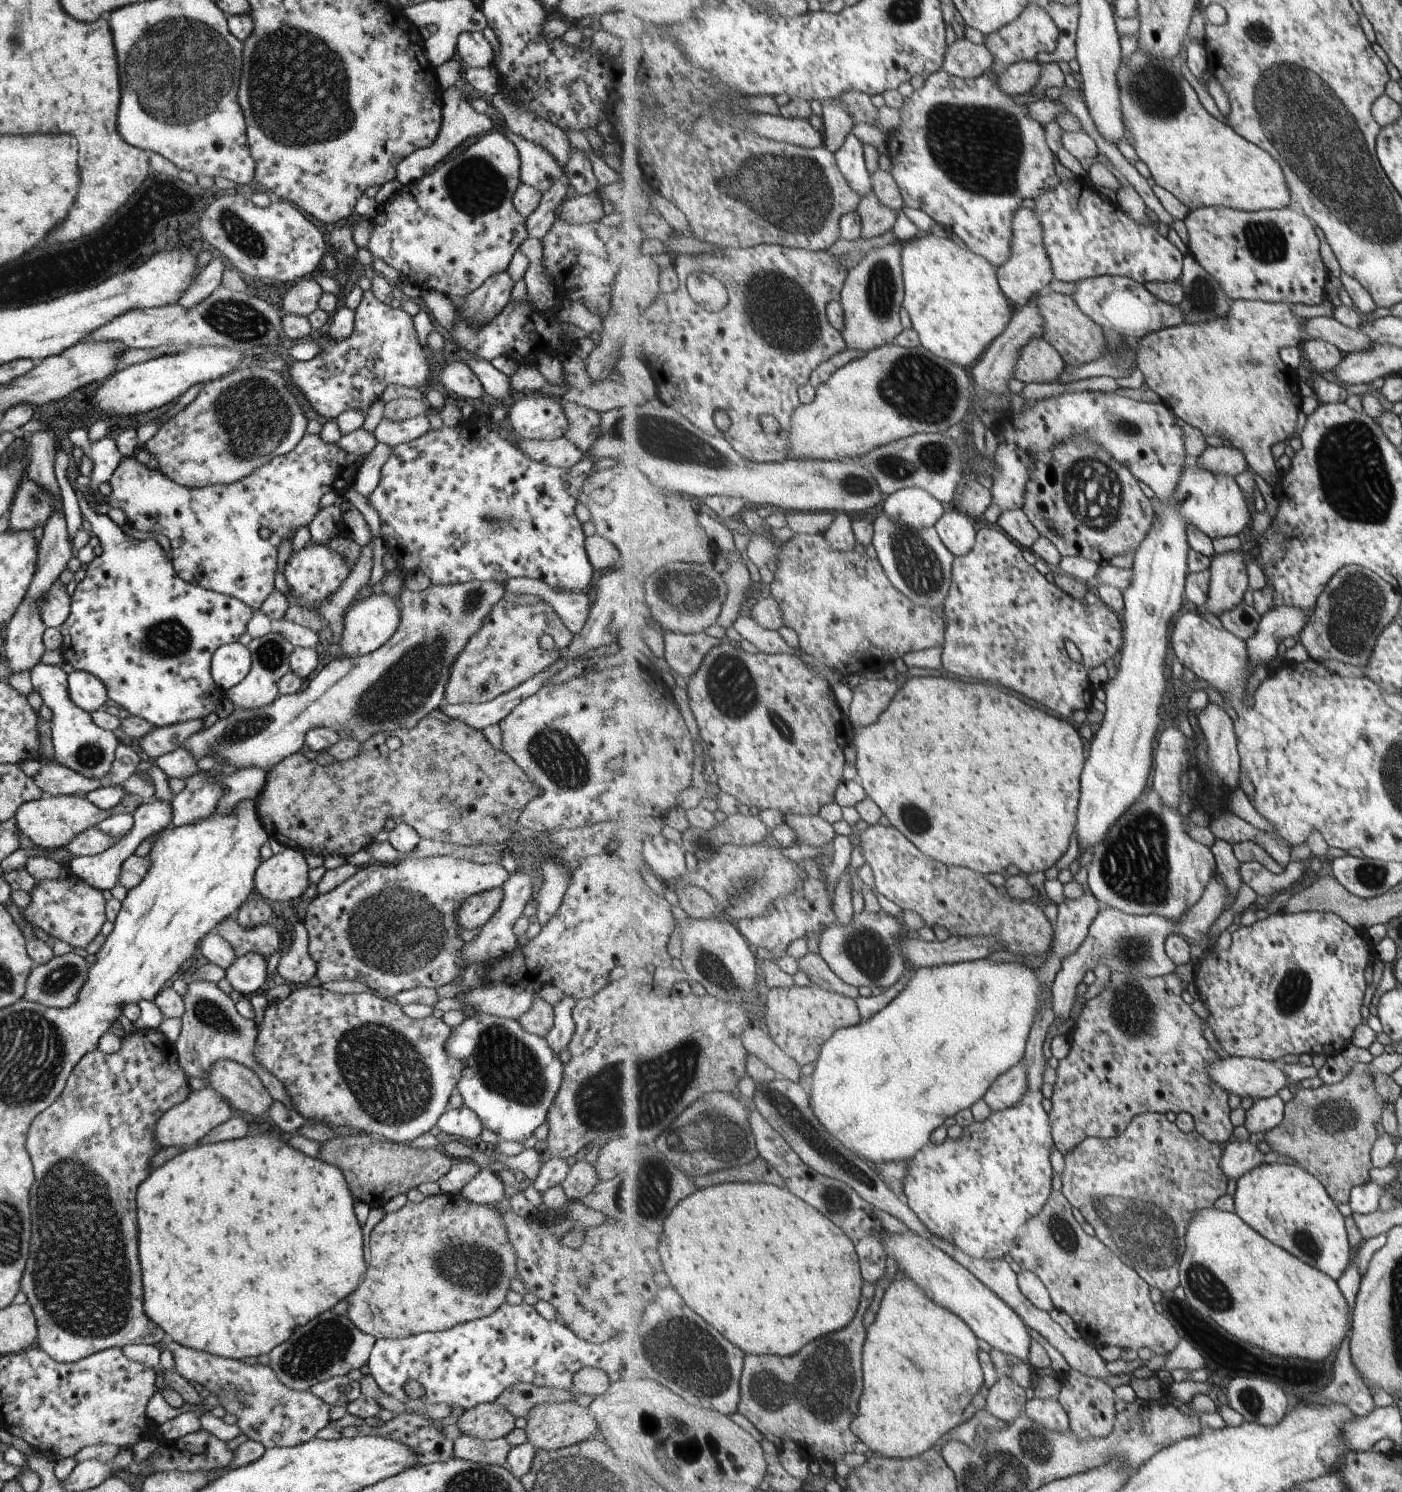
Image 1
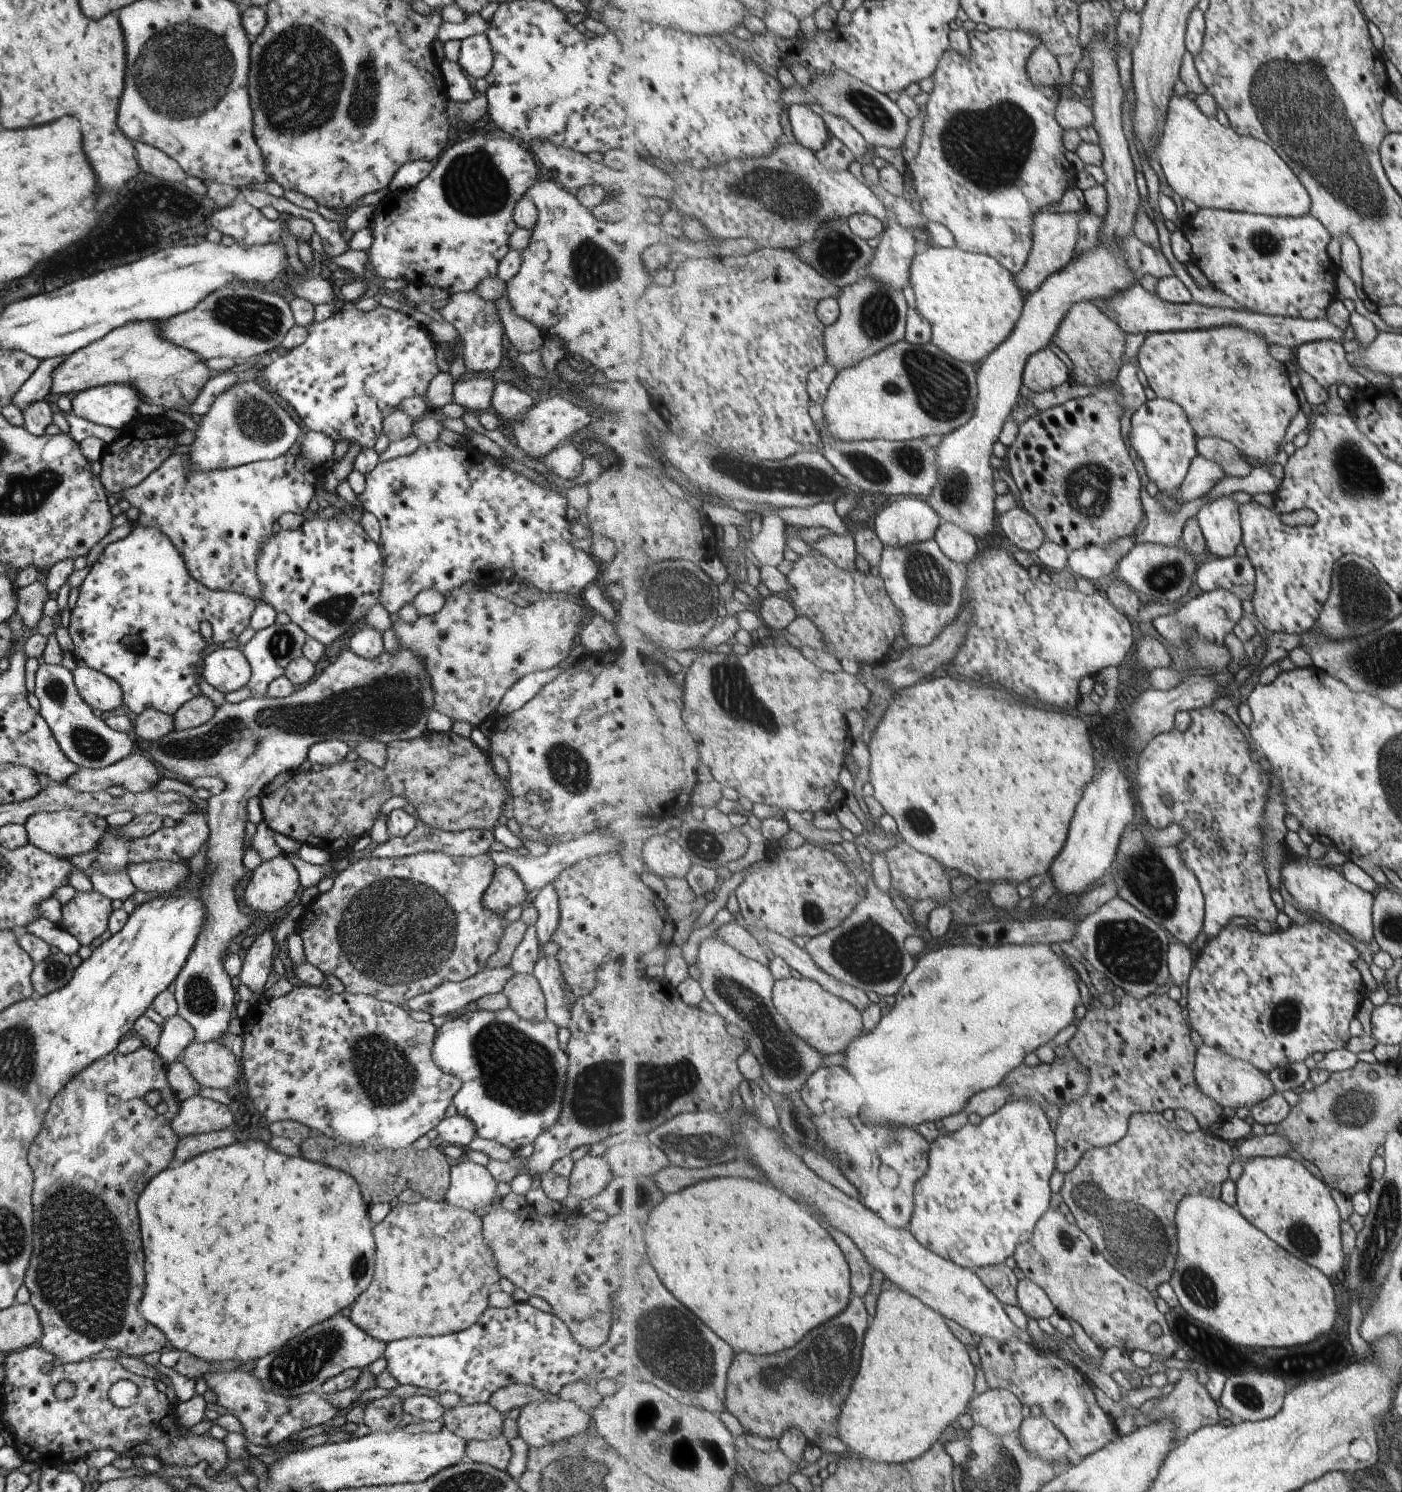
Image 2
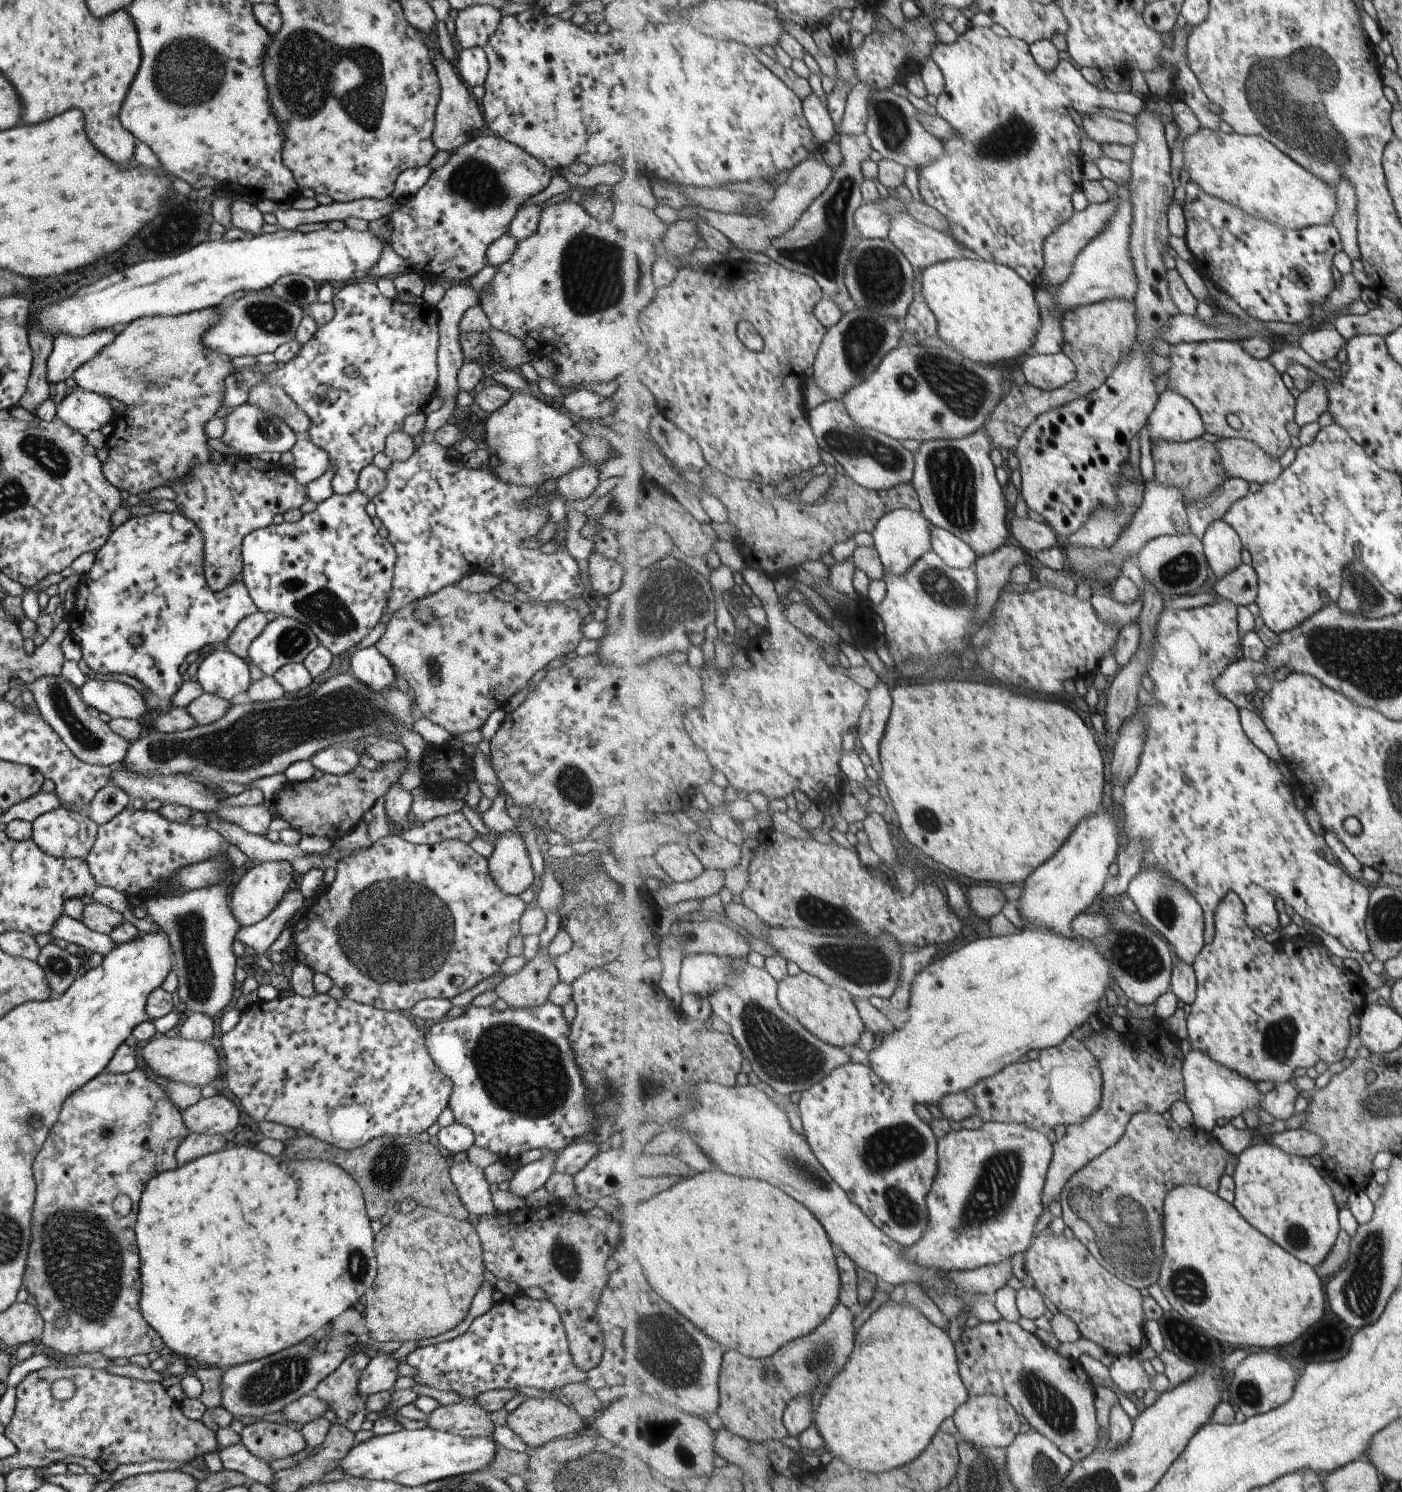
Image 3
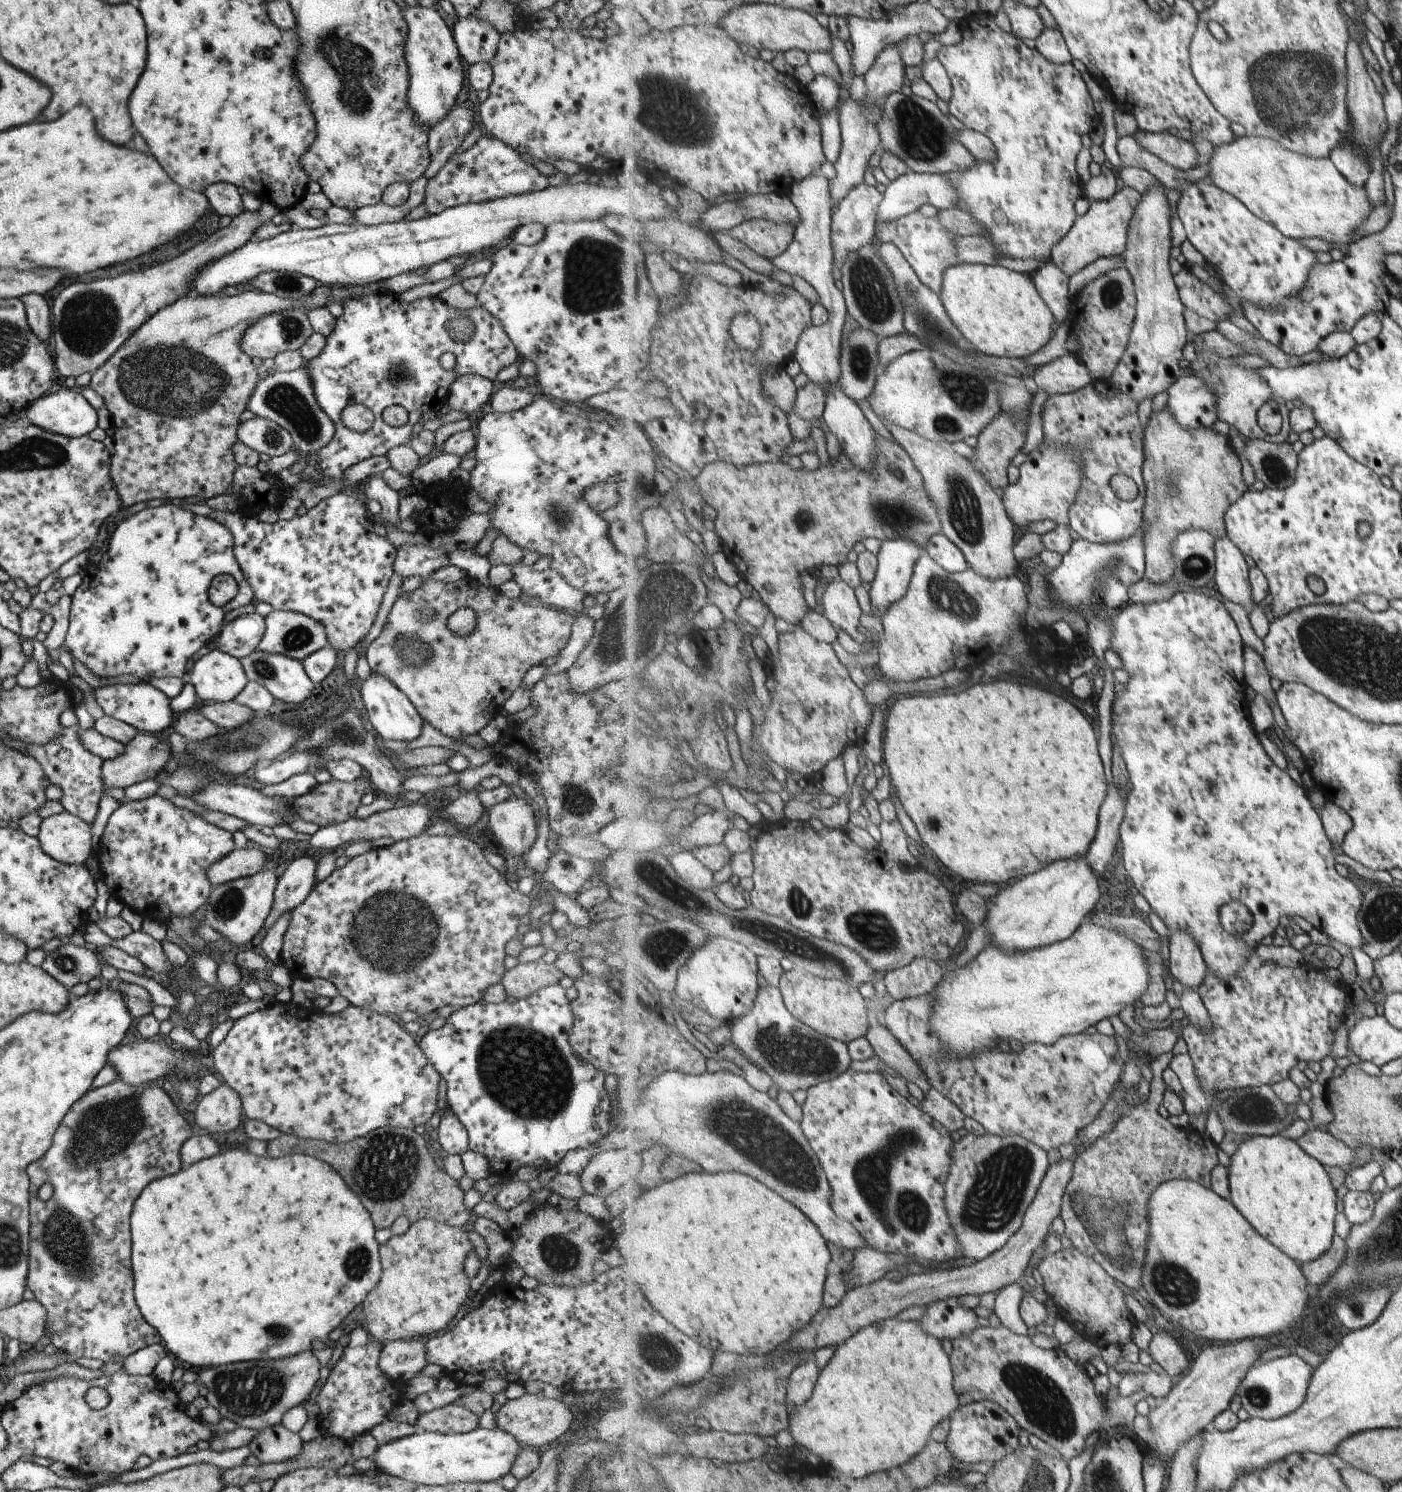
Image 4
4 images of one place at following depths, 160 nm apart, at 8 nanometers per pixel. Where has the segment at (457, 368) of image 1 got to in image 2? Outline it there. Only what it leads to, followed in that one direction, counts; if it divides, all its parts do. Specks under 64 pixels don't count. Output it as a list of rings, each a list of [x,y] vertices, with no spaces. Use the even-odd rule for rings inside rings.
[[[492,375],[462,376],[460,381],[452,384],[452,403],[462,411],[487,410],[495,385],[496,379]]]

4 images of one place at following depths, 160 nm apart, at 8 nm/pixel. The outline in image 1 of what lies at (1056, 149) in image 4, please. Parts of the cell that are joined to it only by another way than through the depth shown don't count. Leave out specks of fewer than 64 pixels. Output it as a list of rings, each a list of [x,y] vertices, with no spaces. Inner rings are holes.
[[[1036,4],[1029,5],[1017,20],[1010,22],[1000,31],[985,36],[985,46],[992,51],[996,60],[992,64],[992,68],[989,72],[974,79],[964,79],[963,77],[956,77],[955,75],[949,74],[945,69],[941,69],[928,76],[923,88],[916,90],[910,98],[906,100],[903,108],[899,111],[901,120],[900,126],[889,135],[889,159],[893,164],[891,172],[899,183],[905,206],[921,209],[935,220],[935,222],[942,226],[947,226],[947,228],[951,228],[952,232],[964,242],[965,246],[969,247],[975,254],[980,254],[988,258],[989,262],[992,262],[992,264],[997,267],[1005,264],[1012,255],[1012,240],[1014,239],[1013,219],[1015,213],[1022,206],[1029,205],[1031,200],[1037,199],[1046,191],[1054,191],[1061,183],[1059,174],[1057,174],[1057,164],[1055,164],[1057,157],[1047,142],[1045,125],[1029,116],[1027,104],[1019,104],[1019,102],[1015,100],[1015,96],[1000,87],[998,77],[1002,73],[1006,73],[1008,68],[1015,63],[1037,61],[1038,54],[1041,52],[1052,53],[1056,48],[1059,37],[1060,30],[1057,28],[1056,22],[1051,18],[1051,15]]]

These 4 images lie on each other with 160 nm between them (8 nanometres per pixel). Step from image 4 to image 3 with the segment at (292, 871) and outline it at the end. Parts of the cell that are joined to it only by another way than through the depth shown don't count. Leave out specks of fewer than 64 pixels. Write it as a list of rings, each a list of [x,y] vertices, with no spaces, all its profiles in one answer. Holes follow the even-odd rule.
[[[299,889],[287,890],[265,918],[252,926],[241,927],[234,935],[234,942],[237,940],[253,951],[266,952],[303,902],[304,898]]]

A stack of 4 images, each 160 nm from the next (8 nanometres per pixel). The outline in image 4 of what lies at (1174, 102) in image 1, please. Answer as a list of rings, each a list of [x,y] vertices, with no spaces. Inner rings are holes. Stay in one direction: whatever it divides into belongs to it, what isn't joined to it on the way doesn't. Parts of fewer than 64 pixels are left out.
[[[1250,135],[1237,138],[1235,142],[1215,147],[1209,162],[1214,184],[1233,196],[1240,198],[1259,218],[1273,223],[1286,237],[1303,240],[1303,238],[1319,238],[1339,246],[1345,252],[1348,246],[1363,237],[1357,236],[1361,224],[1369,218],[1373,205],[1365,187],[1355,186],[1337,168],[1330,158],[1319,158],[1289,150],[1284,143],[1268,136]]]

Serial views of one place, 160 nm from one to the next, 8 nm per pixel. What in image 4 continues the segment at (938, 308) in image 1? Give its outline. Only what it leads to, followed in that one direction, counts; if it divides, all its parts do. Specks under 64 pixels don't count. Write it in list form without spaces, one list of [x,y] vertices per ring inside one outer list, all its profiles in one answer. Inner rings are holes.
[[[961,263],[949,267],[944,272],[944,285],[941,296],[952,321],[959,330],[988,356],[1009,357],[1010,359],[1028,359],[1031,355],[1046,347],[1054,337],[1055,315],[1041,296],[1032,273],[1009,270],[1000,265],[982,265],[979,263]]]

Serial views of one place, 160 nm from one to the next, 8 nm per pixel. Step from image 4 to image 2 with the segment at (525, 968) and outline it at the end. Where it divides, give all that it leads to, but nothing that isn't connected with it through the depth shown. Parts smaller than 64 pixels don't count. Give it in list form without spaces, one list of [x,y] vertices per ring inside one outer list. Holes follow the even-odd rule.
[[[514,973],[501,990],[507,999],[508,1007],[516,1012],[522,1019],[533,1019],[540,1021],[546,1018],[544,1007],[544,996],[537,979],[533,974]]]

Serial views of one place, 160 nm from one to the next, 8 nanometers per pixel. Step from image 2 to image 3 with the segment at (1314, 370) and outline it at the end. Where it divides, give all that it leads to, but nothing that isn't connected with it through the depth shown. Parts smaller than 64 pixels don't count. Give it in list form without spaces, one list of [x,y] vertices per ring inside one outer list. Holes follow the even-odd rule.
[[[1326,324],[1300,337],[1302,348],[1311,359],[1325,366],[1335,365],[1335,358],[1348,341],[1333,324]],[[1318,376],[1313,386],[1299,397],[1297,416],[1294,421],[1295,424],[1301,428],[1305,426],[1305,424],[1317,422],[1319,416],[1321,416],[1323,412],[1327,412],[1329,404],[1327,382],[1321,376]]]

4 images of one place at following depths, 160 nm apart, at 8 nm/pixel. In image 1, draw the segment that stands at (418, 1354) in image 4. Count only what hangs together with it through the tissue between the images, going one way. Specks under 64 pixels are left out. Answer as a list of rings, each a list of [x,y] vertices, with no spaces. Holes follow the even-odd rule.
[[[165,1340],[166,1349],[170,1350],[174,1362],[174,1371],[189,1382],[197,1382],[202,1388],[209,1390],[217,1396],[219,1404],[225,1412],[233,1414],[236,1425],[242,1434],[249,1440],[262,1444],[263,1448],[294,1447],[313,1438],[314,1434],[321,1430],[330,1421],[330,1406],[307,1391],[294,1391],[281,1384],[269,1366],[245,1365],[235,1359],[223,1359],[201,1351],[196,1351],[173,1341]]]

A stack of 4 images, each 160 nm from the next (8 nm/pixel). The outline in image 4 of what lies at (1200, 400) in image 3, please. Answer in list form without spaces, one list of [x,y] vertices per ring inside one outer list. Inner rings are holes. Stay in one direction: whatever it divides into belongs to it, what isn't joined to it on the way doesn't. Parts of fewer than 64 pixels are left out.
[[[1199,353],[1196,362],[1191,363],[1190,369],[1192,374],[1200,376],[1217,394],[1219,419],[1227,422],[1230,427],[1235,427],[1248,439],[1261,439],[1279,444],[1287,442],[1292,431],[1289,408],[1285,406],[1284,399],[1278,398],[1259,370],[1247,370],[1234,364],[1231,358],[1225,358],[1215,353]],[[1271,399],[1277,402],[1278,410],[1283,418],[1282,428],[1277,435],[1266,434],[1263,432],[1263,428],[1257,424],[1259,408]]]

